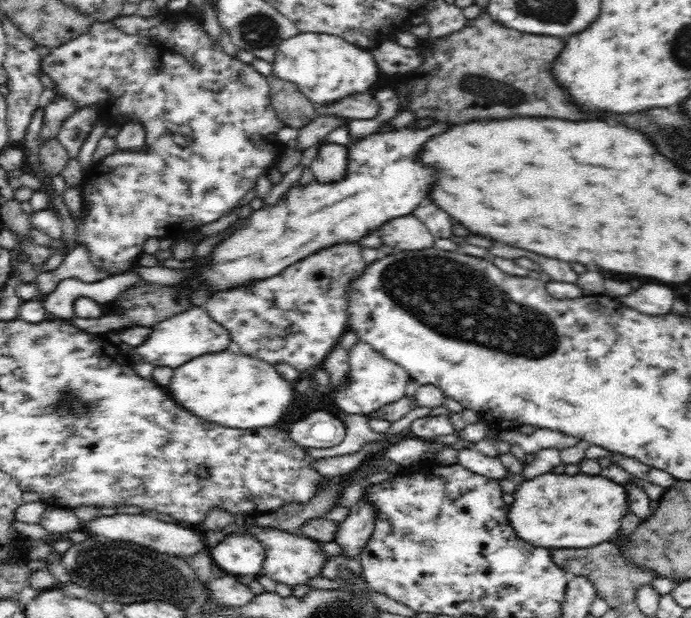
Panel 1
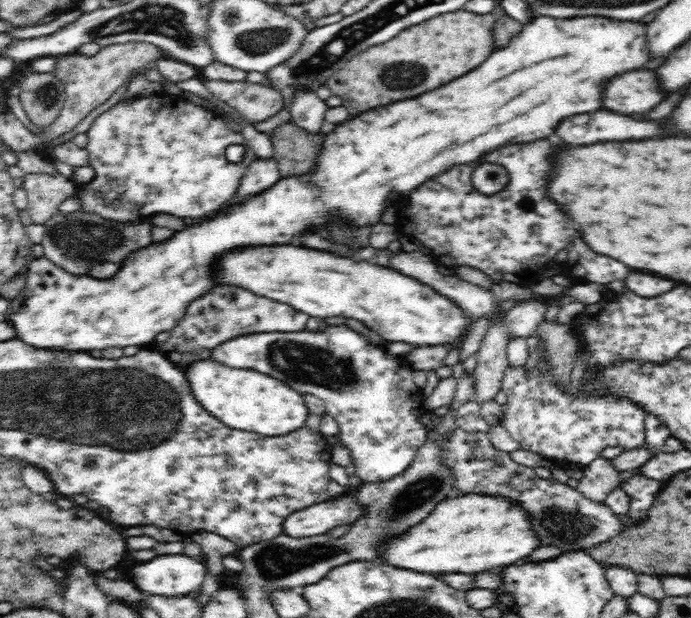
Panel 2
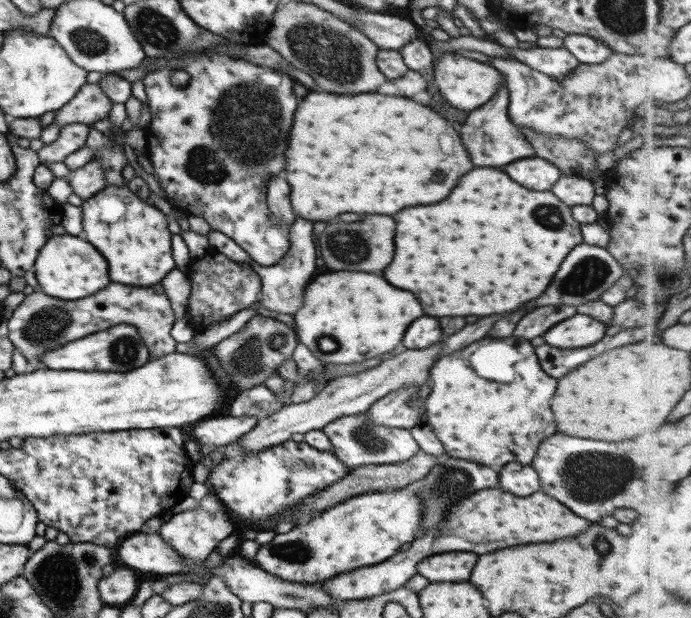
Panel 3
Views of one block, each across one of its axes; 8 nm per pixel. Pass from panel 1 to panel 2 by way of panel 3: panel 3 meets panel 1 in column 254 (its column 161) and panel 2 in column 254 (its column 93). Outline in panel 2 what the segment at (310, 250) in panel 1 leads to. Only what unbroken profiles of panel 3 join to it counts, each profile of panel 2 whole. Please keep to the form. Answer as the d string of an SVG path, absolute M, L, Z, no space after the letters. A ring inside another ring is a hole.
M592 15L568 19L534 17L523 25L506 48L494 52L482 66L466 76L418 98L377 106L333 126L323 134L313 171L282 177L266 190L226 205L214 214L214 218L200 224L192 223L164 242L148 244L128 254L112 278L100 280L90 278L90 275L70 274L46 256L34 258L27 266L26 286L20 296L10 300L10 312L4 319L14 322L18 328L16 332L20 334L16 337L42 348L102 350L108 346L124 348L148 344L160 332L176 328L186 316L188 306L218 286L216 262L224 254L246 246L290 246L294 244L294 238L316 234L332 224L358 228L382 224L386 208L398 204L398 200L402 202L402 194L407 196L450 168L478 162L502 146L532 144L548 138L566 118L602 110L606 84L624 72L642 70L653 59L646 30L648 25L638 20L620 21Z

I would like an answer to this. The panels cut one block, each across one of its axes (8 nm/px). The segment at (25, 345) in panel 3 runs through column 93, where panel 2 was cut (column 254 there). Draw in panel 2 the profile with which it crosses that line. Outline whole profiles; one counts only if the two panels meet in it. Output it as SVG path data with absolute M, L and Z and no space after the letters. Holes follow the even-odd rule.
M216 286L210 294L206 294L206 298L190 304L186 320L182 320L174 330L170 330L170 344L162 346L162 352L166 352L170 360L178 360L178 354L190 354L190 362L204 360L208 358L210 348L228 338L252 332L304 331L310 317L292 306L258 296L240 286Z

